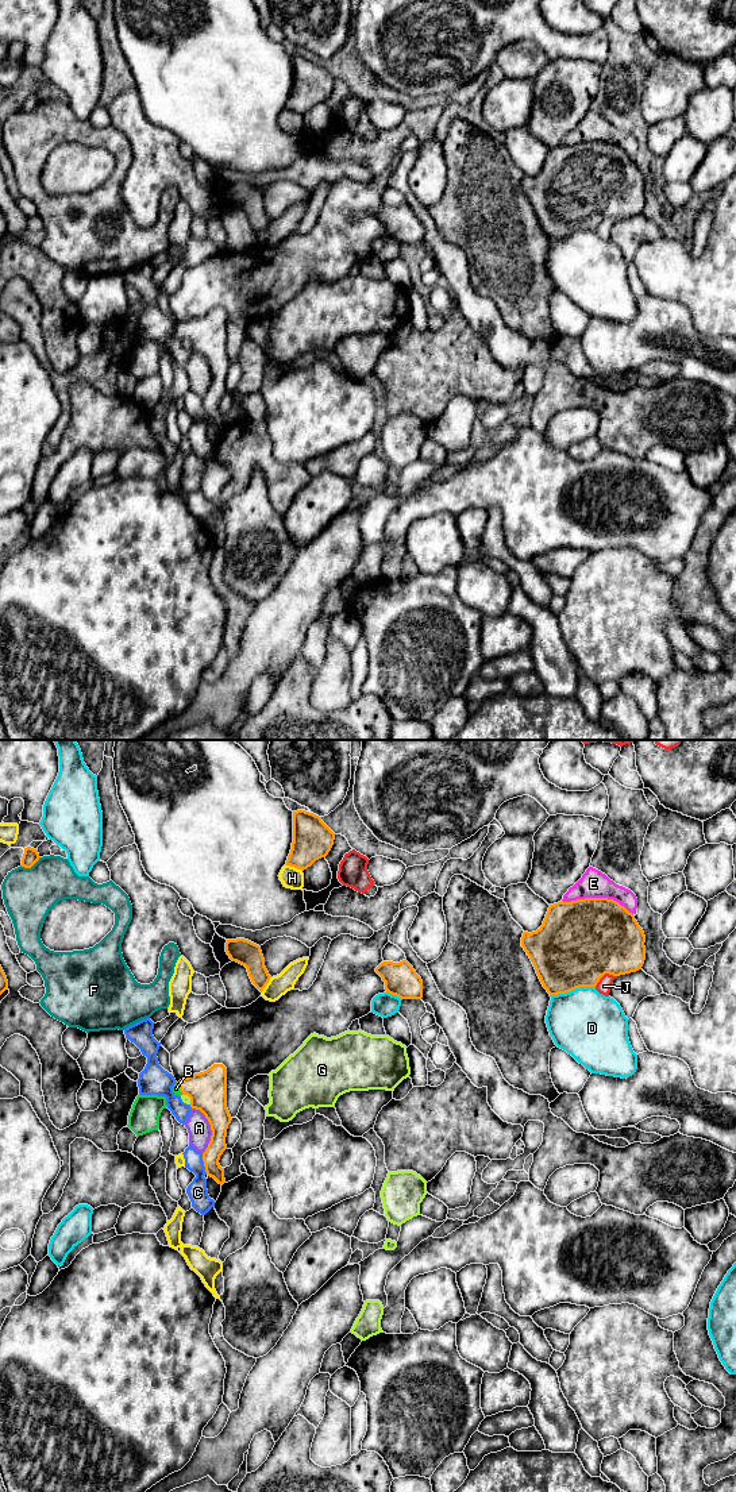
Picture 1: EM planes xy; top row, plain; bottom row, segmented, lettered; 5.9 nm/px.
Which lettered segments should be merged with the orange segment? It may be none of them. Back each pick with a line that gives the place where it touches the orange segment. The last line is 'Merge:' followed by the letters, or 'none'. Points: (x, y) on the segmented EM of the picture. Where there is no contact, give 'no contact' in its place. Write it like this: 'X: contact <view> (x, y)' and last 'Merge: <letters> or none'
B: contact xy (180, 1088)
Merge: B

